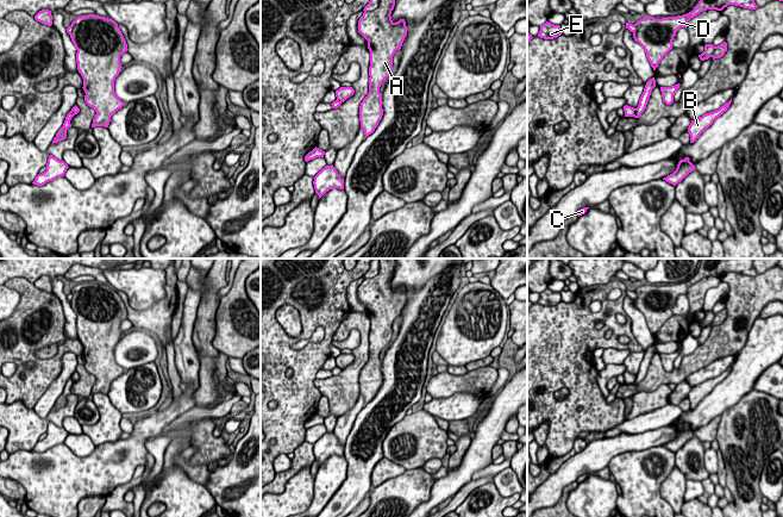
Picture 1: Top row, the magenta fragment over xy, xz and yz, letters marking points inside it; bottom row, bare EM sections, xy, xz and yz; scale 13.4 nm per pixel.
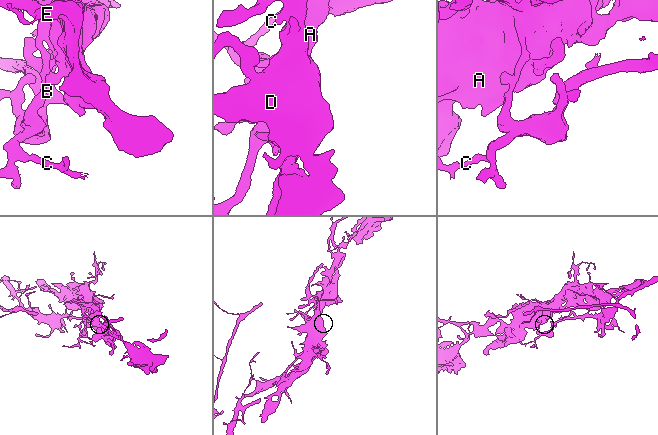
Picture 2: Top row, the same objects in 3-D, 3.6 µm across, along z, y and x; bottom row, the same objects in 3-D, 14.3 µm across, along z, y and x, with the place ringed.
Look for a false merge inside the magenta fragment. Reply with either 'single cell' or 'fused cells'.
fused cells

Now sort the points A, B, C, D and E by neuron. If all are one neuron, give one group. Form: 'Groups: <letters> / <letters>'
Groups: A D E / B C

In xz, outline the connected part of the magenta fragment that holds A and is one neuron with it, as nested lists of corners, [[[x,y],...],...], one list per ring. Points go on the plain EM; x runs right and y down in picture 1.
[[[374,258],[358,287],[358,299],[368,307],[370,318],[369,360],[359,373],[359,388],[365,404],[375,398],[382,386],[380,354],[392,341],[393,323],[407,303],[405,286],[392,287],[395,266],[396,258]]]

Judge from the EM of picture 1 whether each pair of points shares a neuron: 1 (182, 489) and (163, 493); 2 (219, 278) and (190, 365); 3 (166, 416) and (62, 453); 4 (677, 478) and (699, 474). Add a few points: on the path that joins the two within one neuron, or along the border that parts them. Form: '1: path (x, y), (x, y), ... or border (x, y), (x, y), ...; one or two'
1: path (177, 490), (168, 491); one
2: border (195, 321), (193, 344), (199, 360), (199, 377); two
3: path (139, 436), (106, 463), (88, 463); one
4: border (676, 466), (686, 480); two

